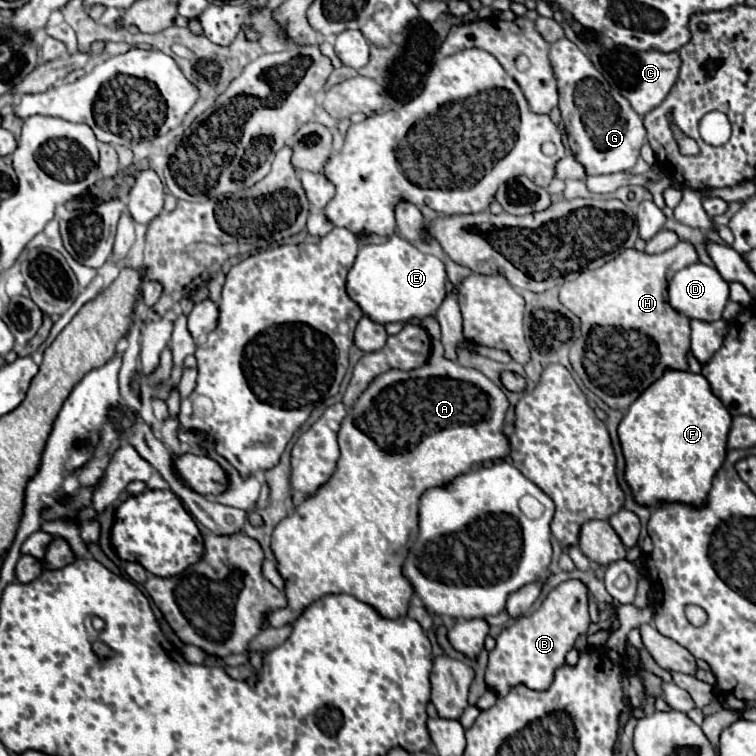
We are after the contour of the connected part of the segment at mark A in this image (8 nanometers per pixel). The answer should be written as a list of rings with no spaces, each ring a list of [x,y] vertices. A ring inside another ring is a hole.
[[[435,341],[433,345],[433,351],[431,351],[431,357],[429,361],[419,367],[419,369],[413,369],[413,371],[399,371],[399,369],[389,369],[387,373],[381,373],[377,375],[369,387],[361,393],[361,397],[355,401],[355,405],[349,409],[347,417],[343,419],[341,423],[341,429],[339,429],[339,447],[341,447],[341,457],[337,461],[337,469],[335,473],[313,493],[313,495],[307,495],[303,497],[303,501],[299,505],[295,505],[293,513],[287,515],[273,531],[271,535],[271,551],[275,555],[275,561],[277,561],[277,571],[279,575],[285,579],[285,597],[287,597],[287,607],[281,609],[281,611],[273,611],[269,615],[269,623],[271,627],[285,627],[289,623],[295,623],[297,617],[315,601],[315,599],[321,599],[325,595],[335,595],[335,593],[349,593],[353,595],[355,599],[363,601],[363,603],[369,603],[381,617],[385,619],[397,619],[401,615],[407,615],[407,605],[409,605],[409,599],[413,595],[413,589],[409,585],[409,581],[403,577],[401,573],[401,567],[403,567],[403,561],[407,557],[407,551],[409,547],[413,545],[413,541],[417,539],[417,507],[419,507],[419,497],[425,489],[429,487],[435,487],[435,485],[443,485],[447,481],[451,481],[453,477],[461,475],[461,473],[467,473],[473,465],[477,463],[483,463],[483,461],[495,461],[495,459],[503,459],[507,453],[509,453],[509,441],[507,437],[501,433],[501,427],[503,427],[503,419],[505,419],[505,411],[509,407],[509,401],[507,397],[503,395],[501,387],[497,387],[493,381],[489,381],[481,371],[477,369],[469,369],[469,367],[461,367],[453,361],[449,361],[445,355],[443,355],[443,345],[439,341]],[[385,417],[395,417],[395,435],[417,435],[421,433],[423,437],[419,439],[419,443],[411,443],[409,449],[403,449],[403,447],[379,447],[377,441],[369,435],[385,435],[385,425],[383,425],[383,419]]]

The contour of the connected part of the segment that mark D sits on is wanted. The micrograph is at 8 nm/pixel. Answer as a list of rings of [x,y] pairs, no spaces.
[[[693,263],[681,271],[677,271],[669,283],[669,303],[673,309],[681,311],[689,319],[701,319],[701,321],[715,321],[721,319],[723,307],[729,301],[729,283],[717,275],[717,269],[713,265],[705,263]]]

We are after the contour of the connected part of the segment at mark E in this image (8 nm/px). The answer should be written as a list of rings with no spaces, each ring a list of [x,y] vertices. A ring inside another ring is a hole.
[[[393,235],[381,245],[363,245],[355,265],[347,277],[347,293],[361,307],[361,311],[383,325],[393,321],[407,321],[411,317],[435,317],[447,291],[445,263],[435,255],[419,251],[409,241]]]

